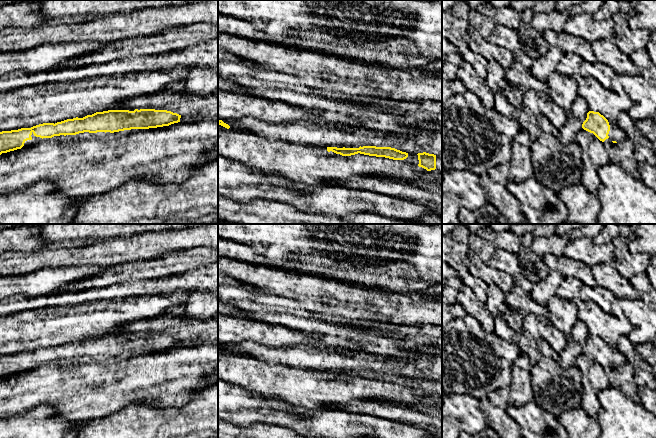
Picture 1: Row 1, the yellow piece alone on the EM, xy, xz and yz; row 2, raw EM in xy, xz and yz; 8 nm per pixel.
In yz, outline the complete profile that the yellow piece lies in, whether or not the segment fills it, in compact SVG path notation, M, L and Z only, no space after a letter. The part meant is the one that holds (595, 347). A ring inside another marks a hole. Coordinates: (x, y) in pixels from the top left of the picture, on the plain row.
M589 335L582 352L593 357L602 366L609 362L613 367L618 367L627 362L617 348L610 349L608 344L599 336Z

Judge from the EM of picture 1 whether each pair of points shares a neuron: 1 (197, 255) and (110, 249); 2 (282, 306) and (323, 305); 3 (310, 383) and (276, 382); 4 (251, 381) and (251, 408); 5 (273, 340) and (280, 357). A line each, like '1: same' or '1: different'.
1: different
2: different
3: same
4: different
5: different

